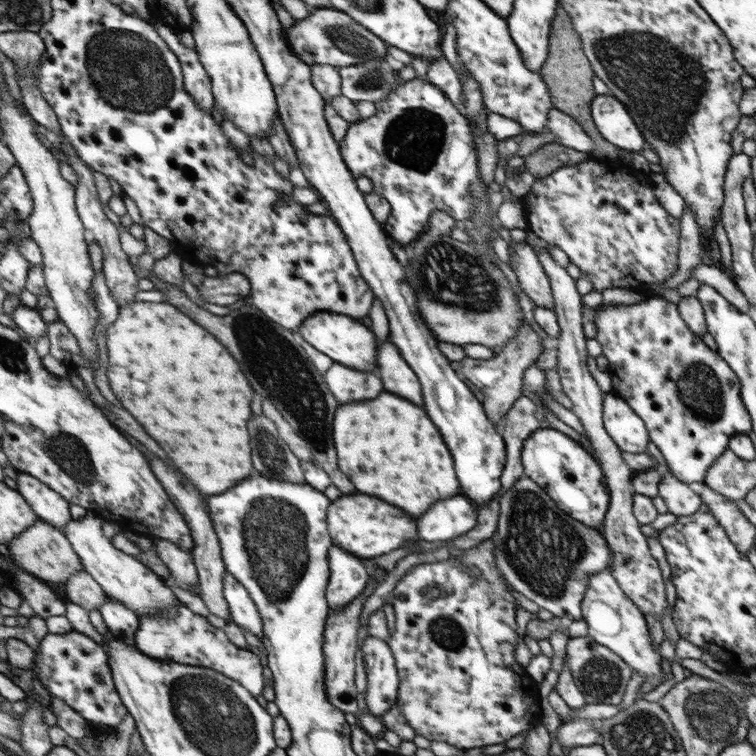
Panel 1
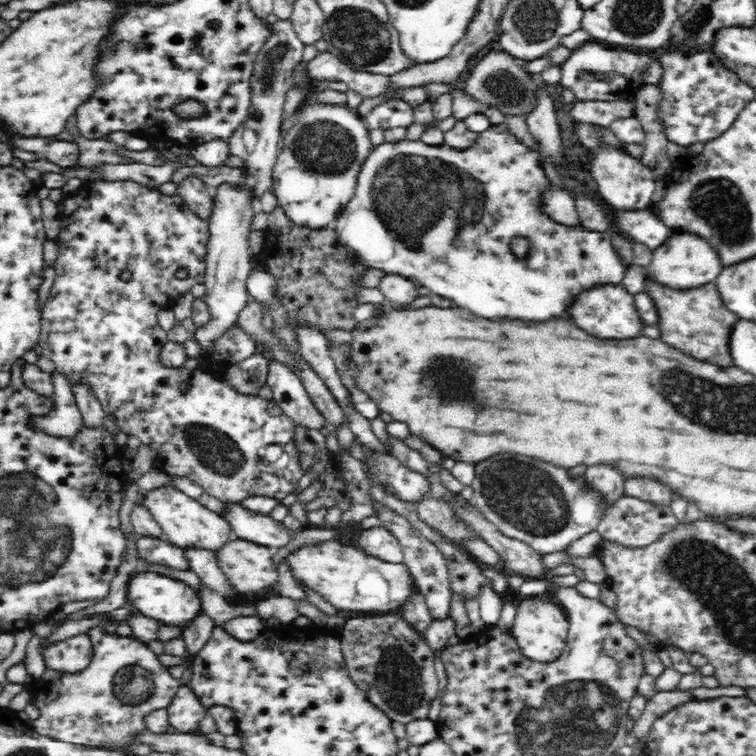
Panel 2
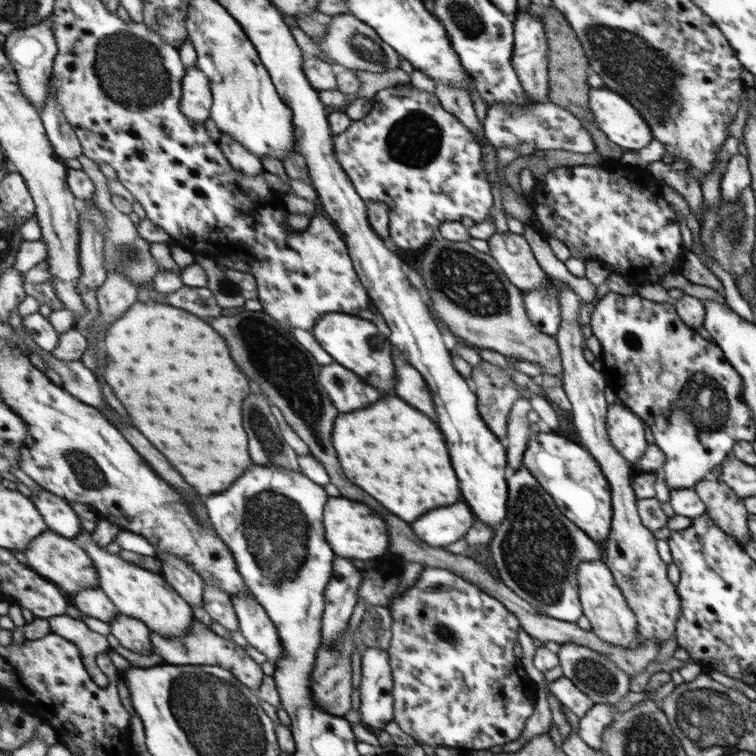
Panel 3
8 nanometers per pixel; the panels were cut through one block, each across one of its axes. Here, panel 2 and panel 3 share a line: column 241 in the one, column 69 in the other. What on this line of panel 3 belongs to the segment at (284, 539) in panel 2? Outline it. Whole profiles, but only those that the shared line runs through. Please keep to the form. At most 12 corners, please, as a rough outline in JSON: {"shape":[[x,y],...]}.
{"shape":[[34,489],[49,528],[76,540],[84,529],[70,501]]}

